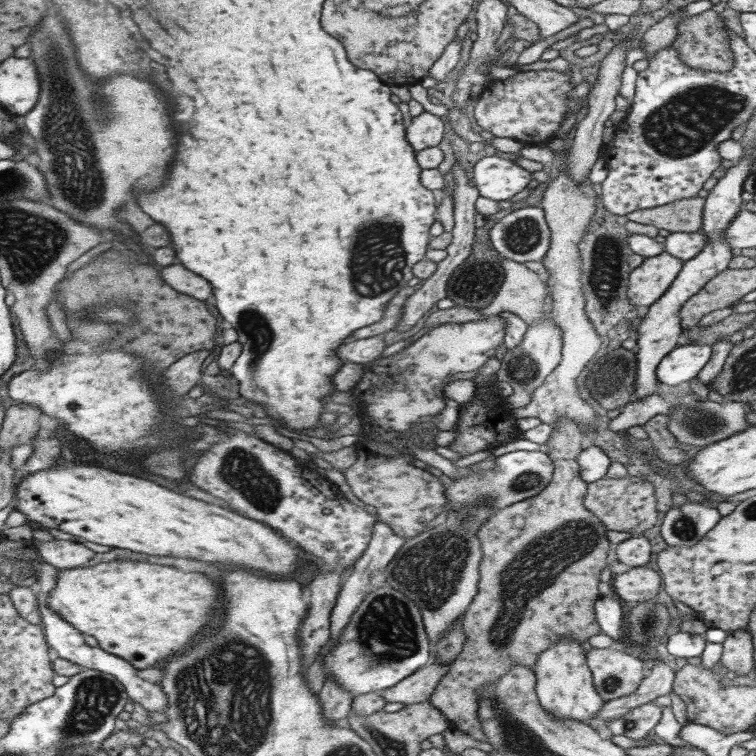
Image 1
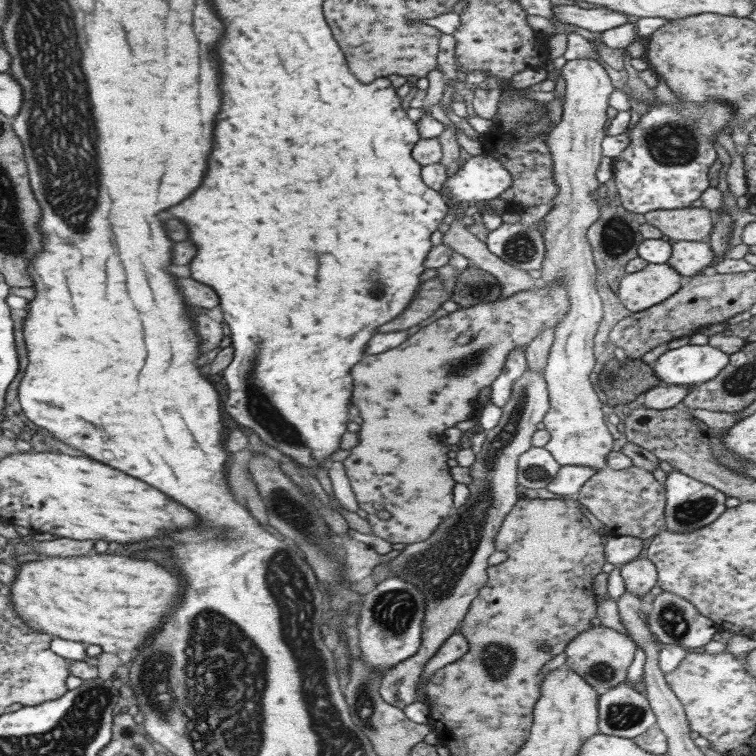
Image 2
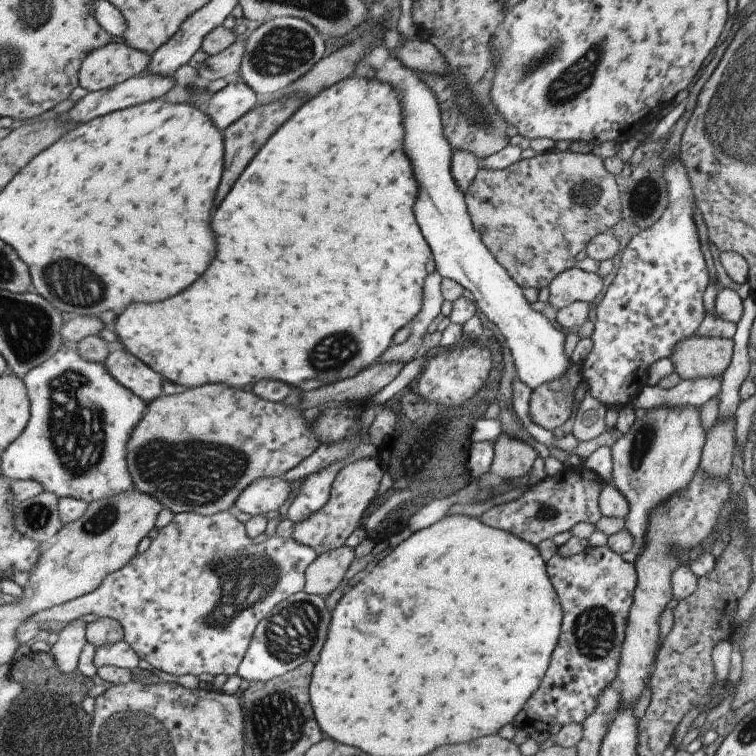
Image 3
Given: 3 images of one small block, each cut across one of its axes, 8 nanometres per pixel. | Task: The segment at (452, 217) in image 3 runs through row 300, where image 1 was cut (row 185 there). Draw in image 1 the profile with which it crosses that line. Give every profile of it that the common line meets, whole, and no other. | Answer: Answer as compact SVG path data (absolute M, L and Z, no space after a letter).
M498 154L480 159L473 174L472 180L479 196L506 203L527 188L533 179L532 172L514 161L500 158Z

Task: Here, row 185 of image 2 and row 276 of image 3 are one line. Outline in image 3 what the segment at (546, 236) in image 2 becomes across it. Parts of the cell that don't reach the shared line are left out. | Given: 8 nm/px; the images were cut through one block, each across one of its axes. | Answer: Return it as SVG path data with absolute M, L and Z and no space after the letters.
M573 267L552 280L548 301L558 310L577 301L592 303L603 286L603 278L598 274Z

